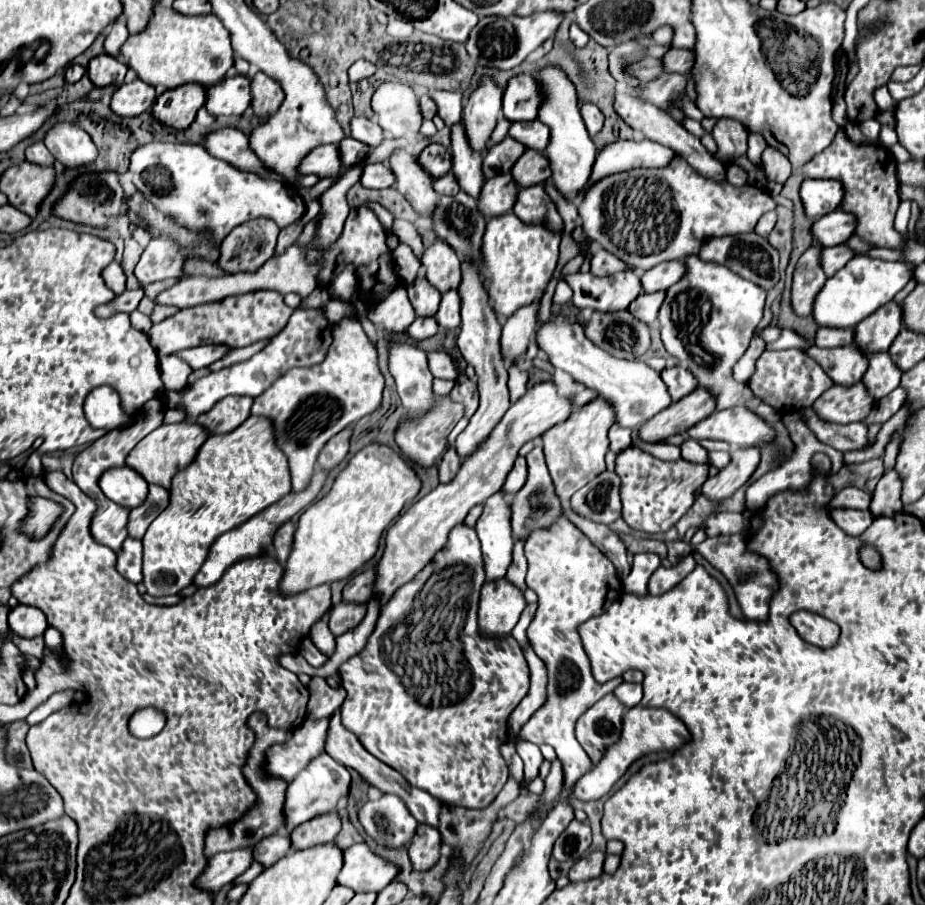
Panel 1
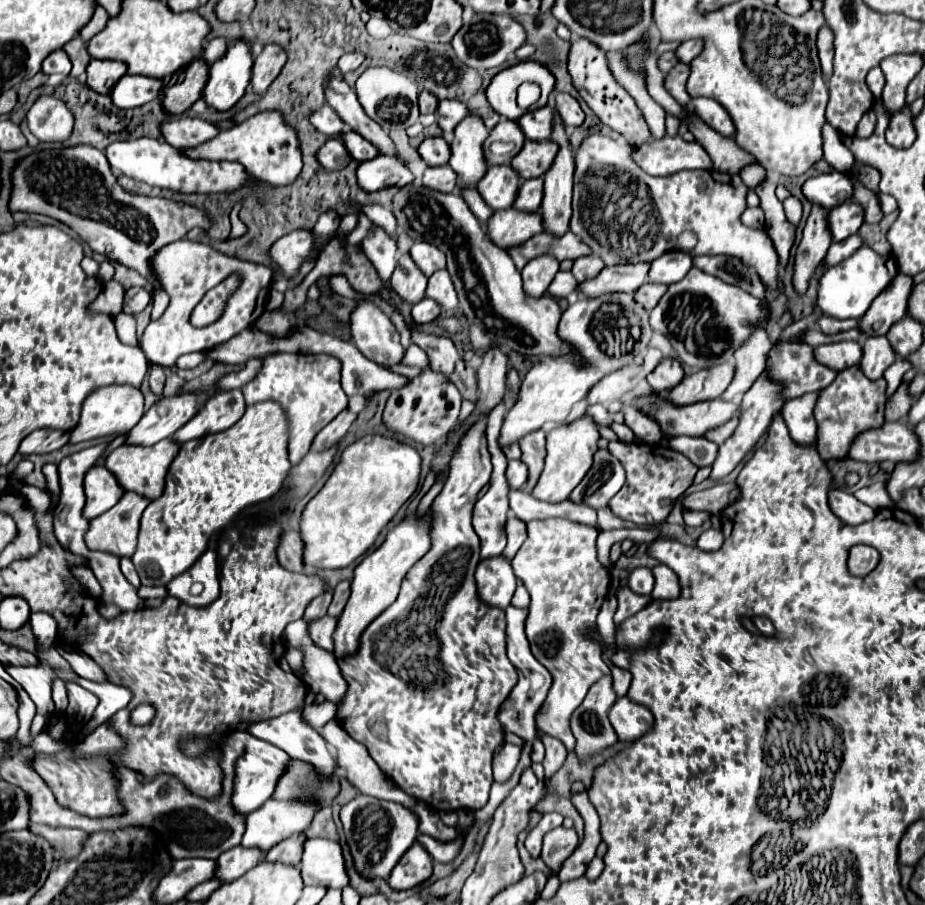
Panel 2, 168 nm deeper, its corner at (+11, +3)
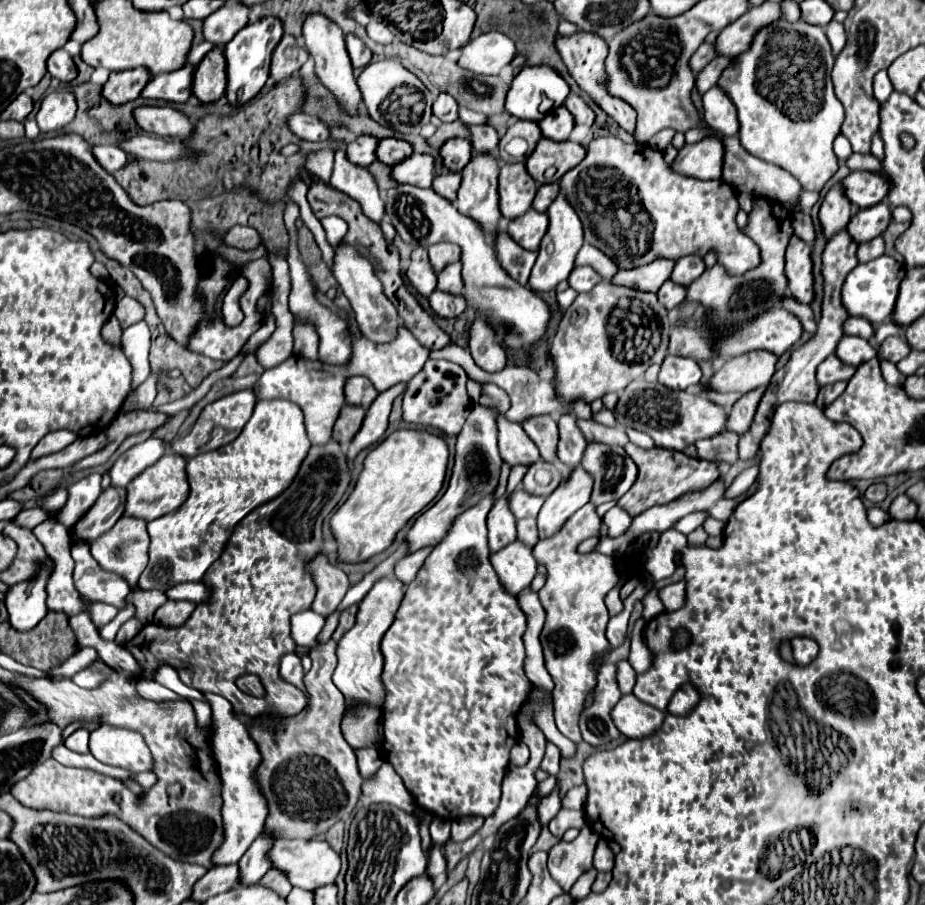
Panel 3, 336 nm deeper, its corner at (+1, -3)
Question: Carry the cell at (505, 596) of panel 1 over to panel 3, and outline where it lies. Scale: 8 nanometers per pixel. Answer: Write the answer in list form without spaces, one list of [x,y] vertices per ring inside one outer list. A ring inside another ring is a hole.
[[[514,540],[500,552],[492,554],[492,566],[502,584],[508,586],[508,592],[514,596],[526,588],[538,572],[538,560],[532,554],[532,546],[524,544],[522,540]]]

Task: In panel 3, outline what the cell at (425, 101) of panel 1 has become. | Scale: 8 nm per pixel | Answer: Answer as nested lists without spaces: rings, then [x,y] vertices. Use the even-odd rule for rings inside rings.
[[[440,94],[438,100],[434,102],[432,112],[442,120],[442,122],[454,122],[458,120],[458,104],[450,94]]]

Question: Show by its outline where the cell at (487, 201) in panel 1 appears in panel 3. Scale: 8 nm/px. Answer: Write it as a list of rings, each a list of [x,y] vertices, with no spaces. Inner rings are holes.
[[[524,162],[504,164],[500,168],[498,192],[500,192],[500,212],[508,220],[522,216],[532,206],[536,182],[528,174]]]

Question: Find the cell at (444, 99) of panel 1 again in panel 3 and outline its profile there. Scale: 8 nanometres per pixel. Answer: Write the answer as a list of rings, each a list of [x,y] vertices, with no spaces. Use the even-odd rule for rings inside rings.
[[[470,126],[472,146],[476,154],[494,154],[500,142],[498,132],[492,126]]]

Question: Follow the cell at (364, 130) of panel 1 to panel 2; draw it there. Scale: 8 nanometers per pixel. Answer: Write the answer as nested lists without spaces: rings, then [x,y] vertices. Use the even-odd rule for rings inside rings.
[[[324,106],[322,110],[316,110],[312,114],[312,124],[328,136],[340,136],[340,132],[344,130],[344,122],[338,118],[338,114],[330,106]]]

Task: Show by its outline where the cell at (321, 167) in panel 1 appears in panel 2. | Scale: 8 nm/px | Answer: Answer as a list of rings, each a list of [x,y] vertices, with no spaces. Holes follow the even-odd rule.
[[[330,138],[320,150],[318,150],[318,162],[322,166],[322,170],[326,172],[334,172],[334,170],[342,170],[348,166],[350,162],[350,154],[346,152],[346,148],[342,146],[340,138]]]

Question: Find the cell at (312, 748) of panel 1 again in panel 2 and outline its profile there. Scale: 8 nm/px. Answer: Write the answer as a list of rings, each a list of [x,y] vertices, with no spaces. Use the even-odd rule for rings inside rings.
[[[254,738],[246,744],[246,750],[242,754],[242,758],[238,758],[238,766],[236,766],[236,780],[234,780],[234,808],[240,814],[250,814],[254,812],[258,806],[262,806],[262,802],[266,802],[266,798],[270,798],[278,786],[278,780],[282,778],[282,774],[288,770],[290,758],[286,752],[282,752],[280,748],[276,748],[274,744]]]

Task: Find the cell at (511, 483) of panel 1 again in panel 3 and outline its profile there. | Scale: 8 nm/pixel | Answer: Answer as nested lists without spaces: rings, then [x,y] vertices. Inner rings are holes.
[[[538,460],[530,466],[528,474],[524,476],[524,490],[534,496],[550,496],[562,482],[562,474],[554,468],[554,464],[548,464],[544,460]]]

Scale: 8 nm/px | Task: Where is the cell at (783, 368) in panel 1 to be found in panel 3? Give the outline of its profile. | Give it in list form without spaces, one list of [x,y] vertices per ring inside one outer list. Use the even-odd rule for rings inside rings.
[[[830,354],[830,356],[818,366],[818,370],[816,370],[816,380],[818,380],[820,386],[824,386],[824,384],[832,384],[832,382],[836,382],[836,380],[850,380],[850,378],[854,376],[854,372],[856,372],[856,368],[852,368],[852,366],[848,366],[848,364],[842,364],[836,354]]]

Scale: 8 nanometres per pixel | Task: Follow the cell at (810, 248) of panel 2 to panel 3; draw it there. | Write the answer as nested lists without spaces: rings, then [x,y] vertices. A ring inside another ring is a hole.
[[[842,182],[834,184],[828,190],[828,194],[820,206],[820,222],[822,222],[826,238],[836,234],[850,222],[850,208],[852,208],[852,204],[848,202]]]

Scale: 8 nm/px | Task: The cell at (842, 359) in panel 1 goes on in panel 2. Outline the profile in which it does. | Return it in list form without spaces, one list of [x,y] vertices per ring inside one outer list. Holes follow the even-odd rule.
[[[832,342],[814,348],[814,358],[830,370],[846,370],[860,362],[862,348],[858,342]]]

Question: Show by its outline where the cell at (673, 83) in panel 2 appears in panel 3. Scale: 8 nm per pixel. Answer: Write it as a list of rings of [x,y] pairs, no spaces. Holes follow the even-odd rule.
[[[720,56],[720,60],[712,60],[712,64],[708,64],[698,76],[696,76],[696,86],[700,90],[700,94],[704,94],[708,88],[716,86],[722,70],[732,62],[730,56]]]

